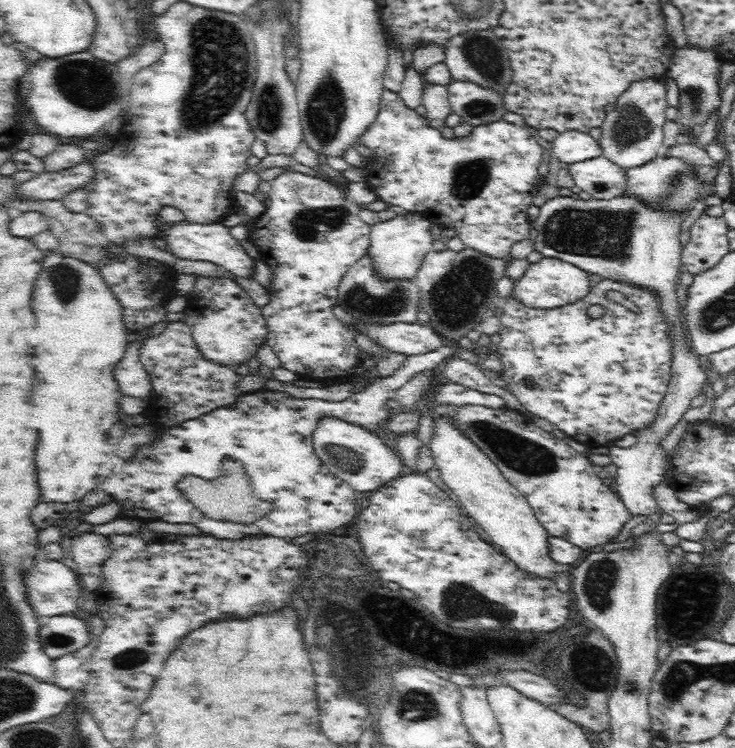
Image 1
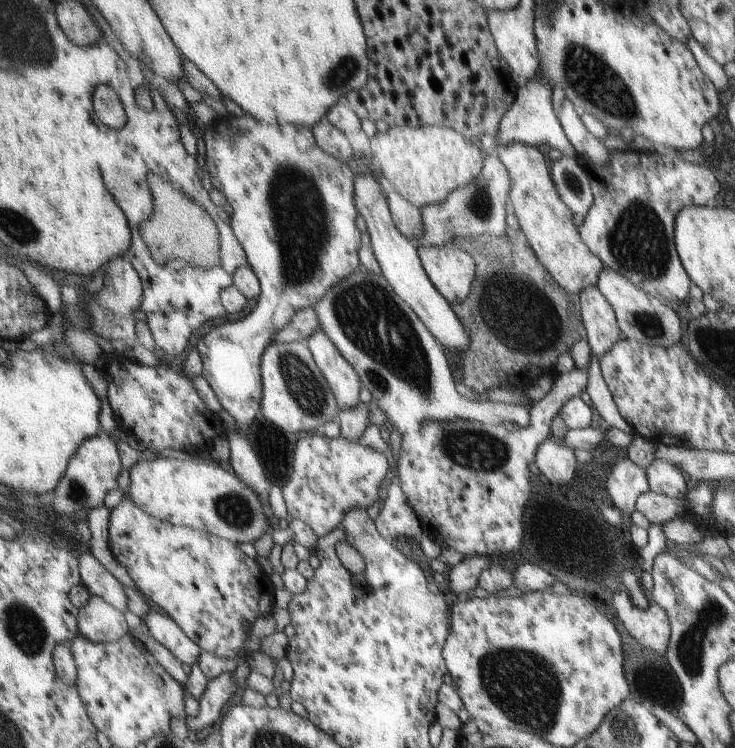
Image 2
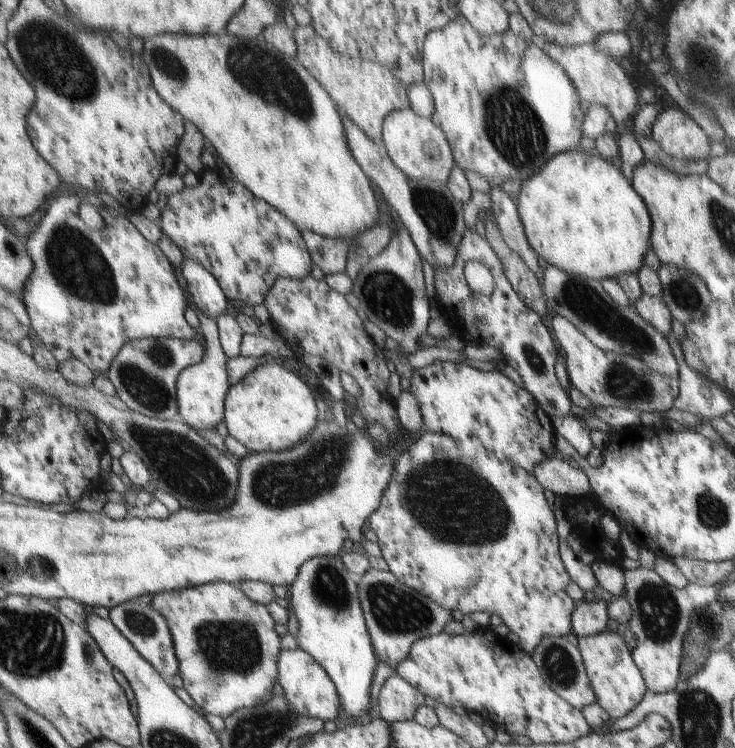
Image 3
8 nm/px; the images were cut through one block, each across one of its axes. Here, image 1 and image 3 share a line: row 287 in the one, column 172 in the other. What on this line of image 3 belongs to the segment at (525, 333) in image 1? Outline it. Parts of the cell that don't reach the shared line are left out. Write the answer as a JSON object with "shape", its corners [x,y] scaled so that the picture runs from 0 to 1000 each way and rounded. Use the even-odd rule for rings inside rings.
{"shape":[[[283,778],[267,786],[215,791],[205,806],[212,818],[234,826],[234,842],[239,842],[239,858],[245,858],[245,885],[250,885],[250,896],[244,896],[249,920],[280,955],[294,955],[307,961],[321,949],[351,944],[356,939],[362,941],[371,932],[381,853],[373,842],[373,829],[362,809],[337,799],[327,789],[325,779]]]}

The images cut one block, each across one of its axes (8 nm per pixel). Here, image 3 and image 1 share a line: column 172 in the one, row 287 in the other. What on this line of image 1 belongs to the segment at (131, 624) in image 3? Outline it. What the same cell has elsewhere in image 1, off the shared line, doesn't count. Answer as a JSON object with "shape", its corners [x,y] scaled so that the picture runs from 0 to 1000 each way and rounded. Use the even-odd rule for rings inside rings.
{"shape":[[[759,265],[743,270],[740,275],[732,278],[732,291],[722,295],[722,303],[727,309],[727,332],[741,344],[756,345],[771,352],[781,353],[786,358],[796,361],[800,366],[816,366],[826,374],[837,377],[852,377],[863,380],[868,384],[884,386],[893,392],[895,402],[898,402],[898,416],[903,417],[909,441],[906,445],[914,453],[914,505],[912,513],[906,513],[906,527],[901,532],[893,559],[883,571],[869,576],[867,590],[863,595],[853,599],[829,596],[827,610],[839,623],[841,636],[837,639],[838,646],[833,650],[844,667],[848,668],[849,679],[859,687],[876,687],[876,691],[886,690],[895,684],[895,674],[891,671],[890,652],[897,650],[899,644],[905,644],[906,638],[906,603],[898,596],[898,588],[906,586],[914,572],[931,559],[933,548],[939,545],[939,535],[952,527],[958,513],[967,508],[967,497],[952,489],[952,483],[947,472],[941,472],[940,467],[931,457],[931,447],[928,445],[928,434],[925,430],[925,413],[920,386],[924,373],[924,357],[927,356],[925,345],[928,345],[928,330],[925,328],[925,299],[928,299],[929,283],[917,283],[916,279],[899,279],[898,275],[876,273],[872,267],[863,265],[830,265],[830,267],[800,266],[778,267],[778,265]]]}

